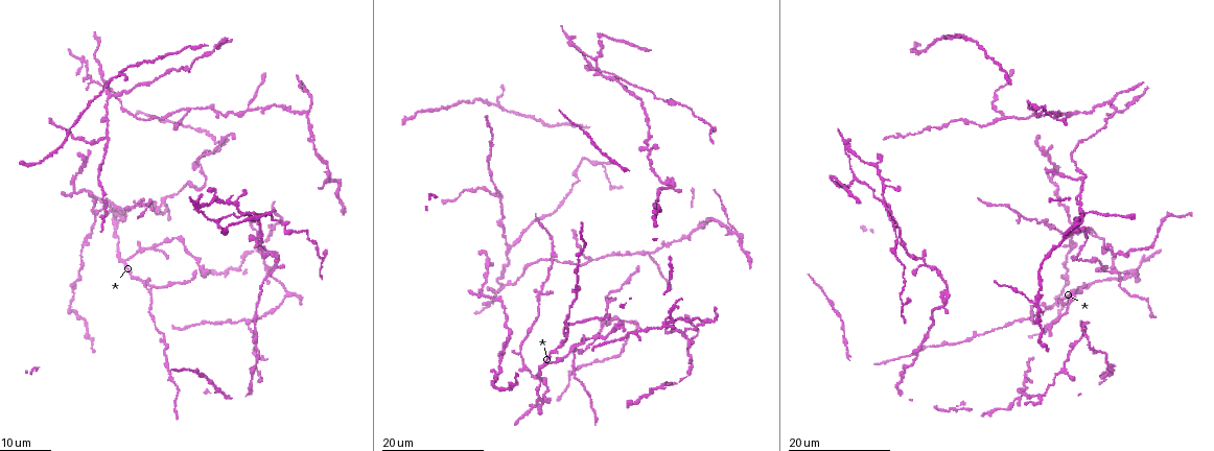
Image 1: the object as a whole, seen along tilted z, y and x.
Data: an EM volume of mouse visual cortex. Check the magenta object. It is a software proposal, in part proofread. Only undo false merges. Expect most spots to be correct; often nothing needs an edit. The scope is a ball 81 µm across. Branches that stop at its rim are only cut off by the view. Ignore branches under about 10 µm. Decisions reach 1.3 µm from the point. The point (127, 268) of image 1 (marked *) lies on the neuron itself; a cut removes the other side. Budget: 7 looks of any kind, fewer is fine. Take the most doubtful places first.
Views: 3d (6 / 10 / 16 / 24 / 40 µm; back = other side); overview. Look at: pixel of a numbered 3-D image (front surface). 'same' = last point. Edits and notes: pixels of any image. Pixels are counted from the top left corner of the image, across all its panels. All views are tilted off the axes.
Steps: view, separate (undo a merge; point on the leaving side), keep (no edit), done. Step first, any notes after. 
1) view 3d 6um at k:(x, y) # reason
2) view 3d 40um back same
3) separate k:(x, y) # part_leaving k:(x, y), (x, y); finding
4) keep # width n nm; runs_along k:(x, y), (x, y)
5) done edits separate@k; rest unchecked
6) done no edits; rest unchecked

view 3d 24um at 1:(109, 138) # three-way junction

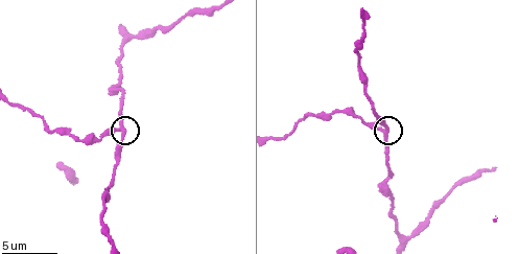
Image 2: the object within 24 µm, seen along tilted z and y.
view 3d 6um at 2:(383, 130) # closer look

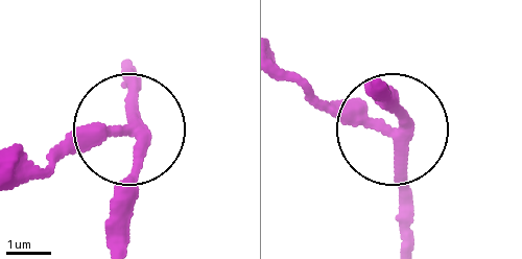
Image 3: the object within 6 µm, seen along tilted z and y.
keep # width 250 nm; one neuron here

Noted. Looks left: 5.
view 3d 16um at 1:(247, 324)

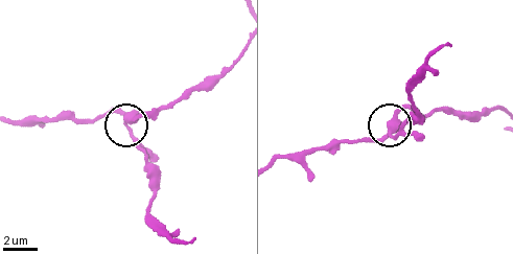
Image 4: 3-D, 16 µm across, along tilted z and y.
view 3d 6um at 4:(125, 120)

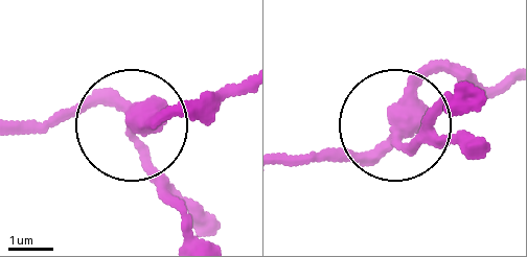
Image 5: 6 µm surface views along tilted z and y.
keep # runs_along 5:(288, 165), (375, 160), (429, 78), (467, 69); continuous, no second neuron

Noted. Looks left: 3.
view 3d 24um at 1:(122, 261)

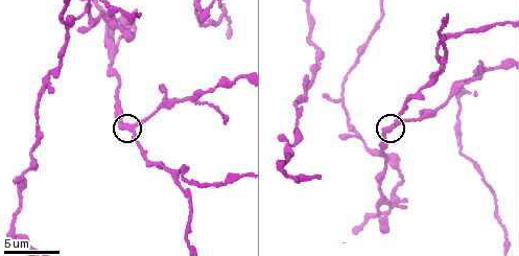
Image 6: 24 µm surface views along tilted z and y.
view 3d 6um at 6:(132, 125) # zoom in

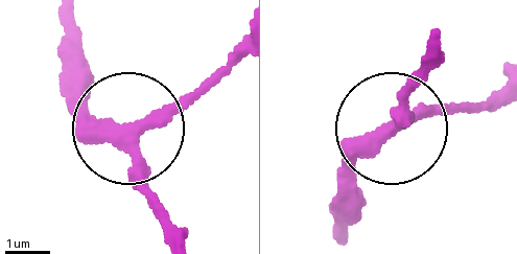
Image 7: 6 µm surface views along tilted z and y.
keep # runs_along 7:(153, 199), (130, 133), (62, 85); continuous, no second neuron

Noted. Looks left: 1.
done no edits; rest unchecked

